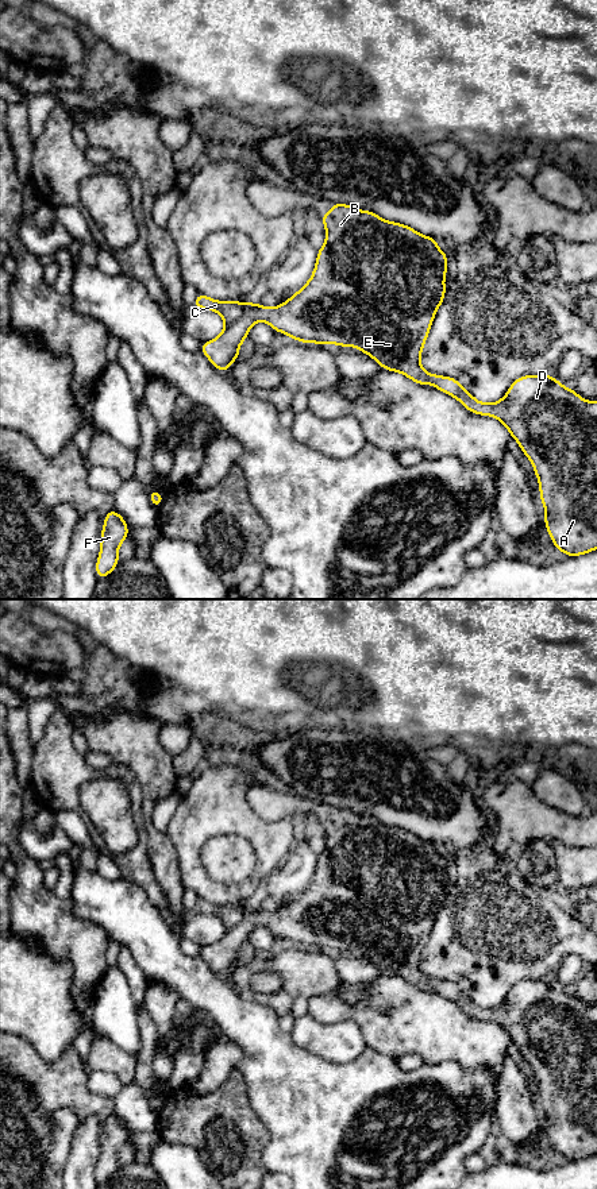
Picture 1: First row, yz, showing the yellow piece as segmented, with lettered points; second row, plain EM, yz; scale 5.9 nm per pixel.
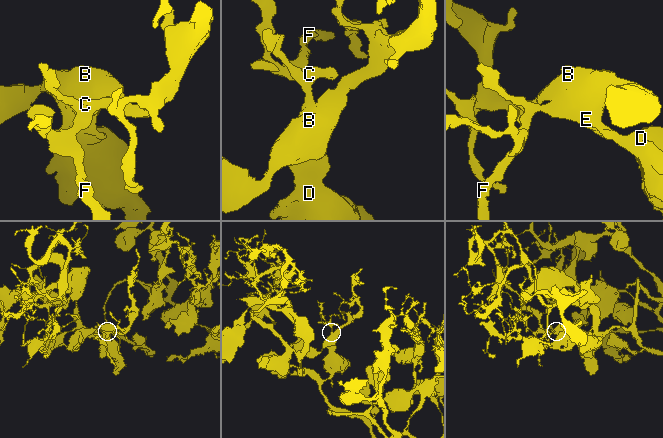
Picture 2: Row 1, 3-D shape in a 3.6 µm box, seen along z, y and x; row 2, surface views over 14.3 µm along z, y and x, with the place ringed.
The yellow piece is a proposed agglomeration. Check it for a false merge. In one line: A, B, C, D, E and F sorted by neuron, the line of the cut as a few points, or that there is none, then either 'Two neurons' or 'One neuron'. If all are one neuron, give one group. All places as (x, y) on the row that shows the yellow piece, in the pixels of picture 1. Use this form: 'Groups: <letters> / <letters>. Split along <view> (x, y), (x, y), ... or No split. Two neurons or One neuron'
Groups: A B C D E F. No split. One neuron

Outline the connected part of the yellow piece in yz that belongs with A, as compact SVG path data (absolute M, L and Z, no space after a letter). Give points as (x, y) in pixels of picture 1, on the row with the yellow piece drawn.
M332 202L332 209L320 219L326 225L327 236L324 246L317 250L312 277L284 304L263 308L262 304L253 302L215 301L199 293L193 308L215 310L224 321L222 335L203 343L200 351L219 371L226 372L231 363L239 359L238 350L250 328L263 320L274 331L294 340L316 344L334 343L339 347L351 345L370 355L385 370L401 372L421 386L428 382L457 398L469 412L498 418L519 443L538 476L540 499L546 510L544 525L556 551L563 551L571 557L597 549L597 401L582 399L574 389L566 389L550 374L520 377L512 382L504 398L494 404L482 404L455 378L428 374L420 364L420 355L435 313L444 300L448 255L436 246L435 238L423 236L411 227L386 221L373 212L358 211L347 204Z

